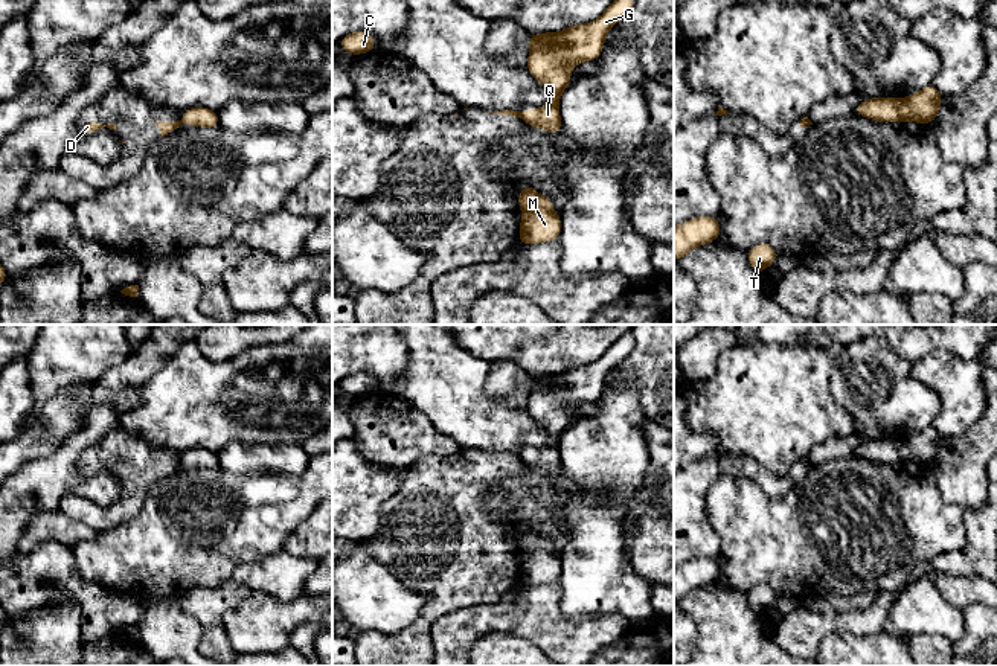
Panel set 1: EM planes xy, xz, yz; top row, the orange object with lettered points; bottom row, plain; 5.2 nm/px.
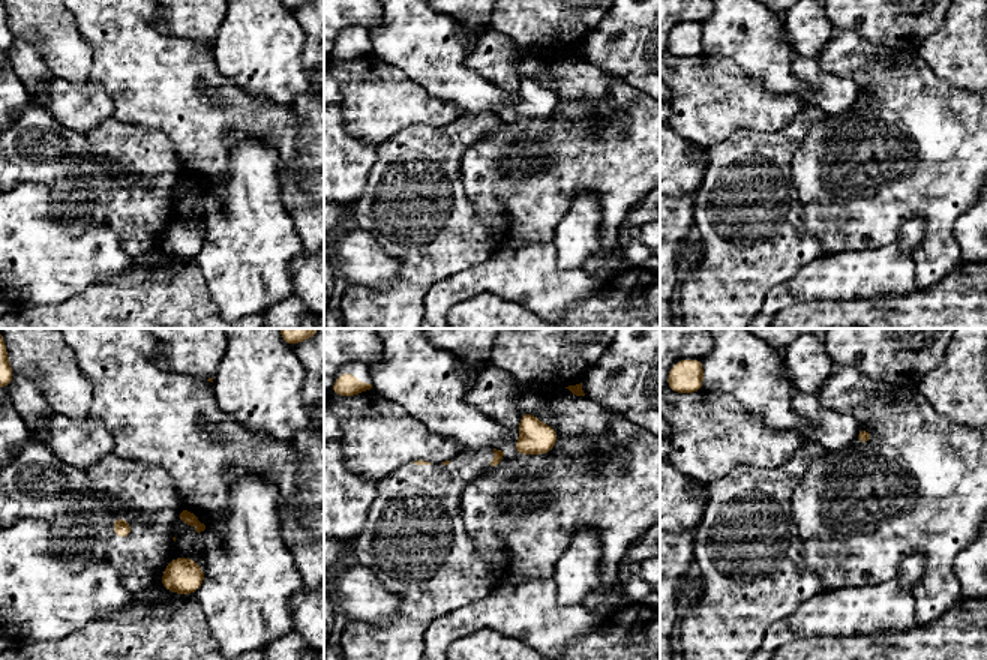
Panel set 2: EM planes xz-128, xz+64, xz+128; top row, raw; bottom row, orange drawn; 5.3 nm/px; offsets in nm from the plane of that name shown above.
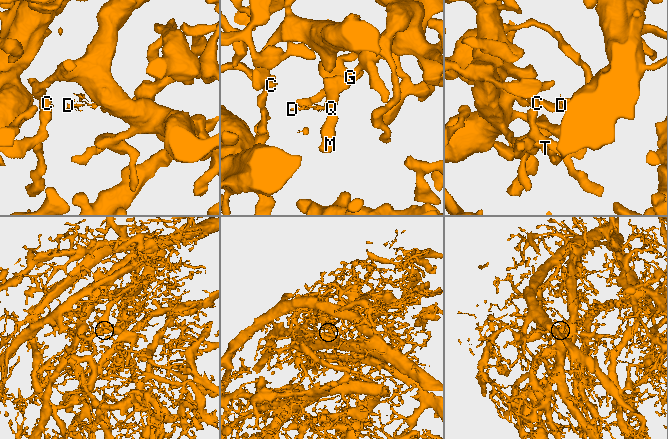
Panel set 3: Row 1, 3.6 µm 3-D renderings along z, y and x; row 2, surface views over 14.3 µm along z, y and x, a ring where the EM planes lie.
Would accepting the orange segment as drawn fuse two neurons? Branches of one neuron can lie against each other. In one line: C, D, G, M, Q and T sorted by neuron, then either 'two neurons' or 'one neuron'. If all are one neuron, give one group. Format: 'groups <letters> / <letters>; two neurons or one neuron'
groups C G M Q T / D; two neurons

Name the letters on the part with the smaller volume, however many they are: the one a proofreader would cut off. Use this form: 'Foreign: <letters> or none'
Foreign: D

